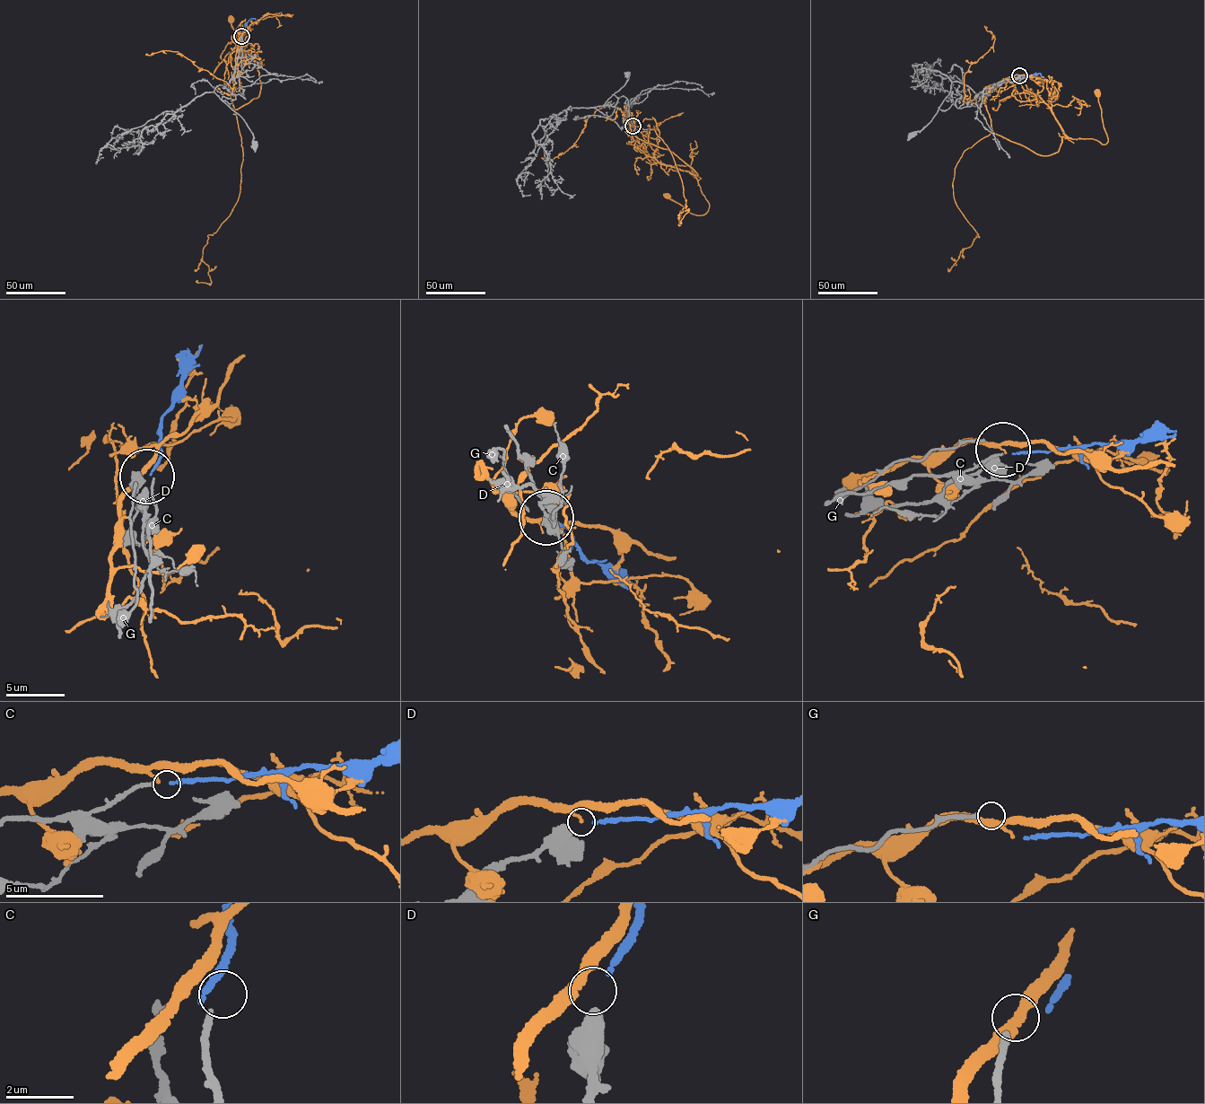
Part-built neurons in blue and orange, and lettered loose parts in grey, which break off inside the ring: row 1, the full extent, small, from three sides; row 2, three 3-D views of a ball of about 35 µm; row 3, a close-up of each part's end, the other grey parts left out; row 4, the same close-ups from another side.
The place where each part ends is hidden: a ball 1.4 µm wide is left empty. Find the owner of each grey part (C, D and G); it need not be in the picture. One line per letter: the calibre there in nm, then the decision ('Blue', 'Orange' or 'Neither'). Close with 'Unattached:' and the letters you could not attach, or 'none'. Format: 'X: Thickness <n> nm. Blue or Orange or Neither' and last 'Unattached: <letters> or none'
C: Thickness 180 nm. Neither
D: Thickness 600 nm. Blue
G: Thickness 180 nm. Neither
Unattached: C, G

